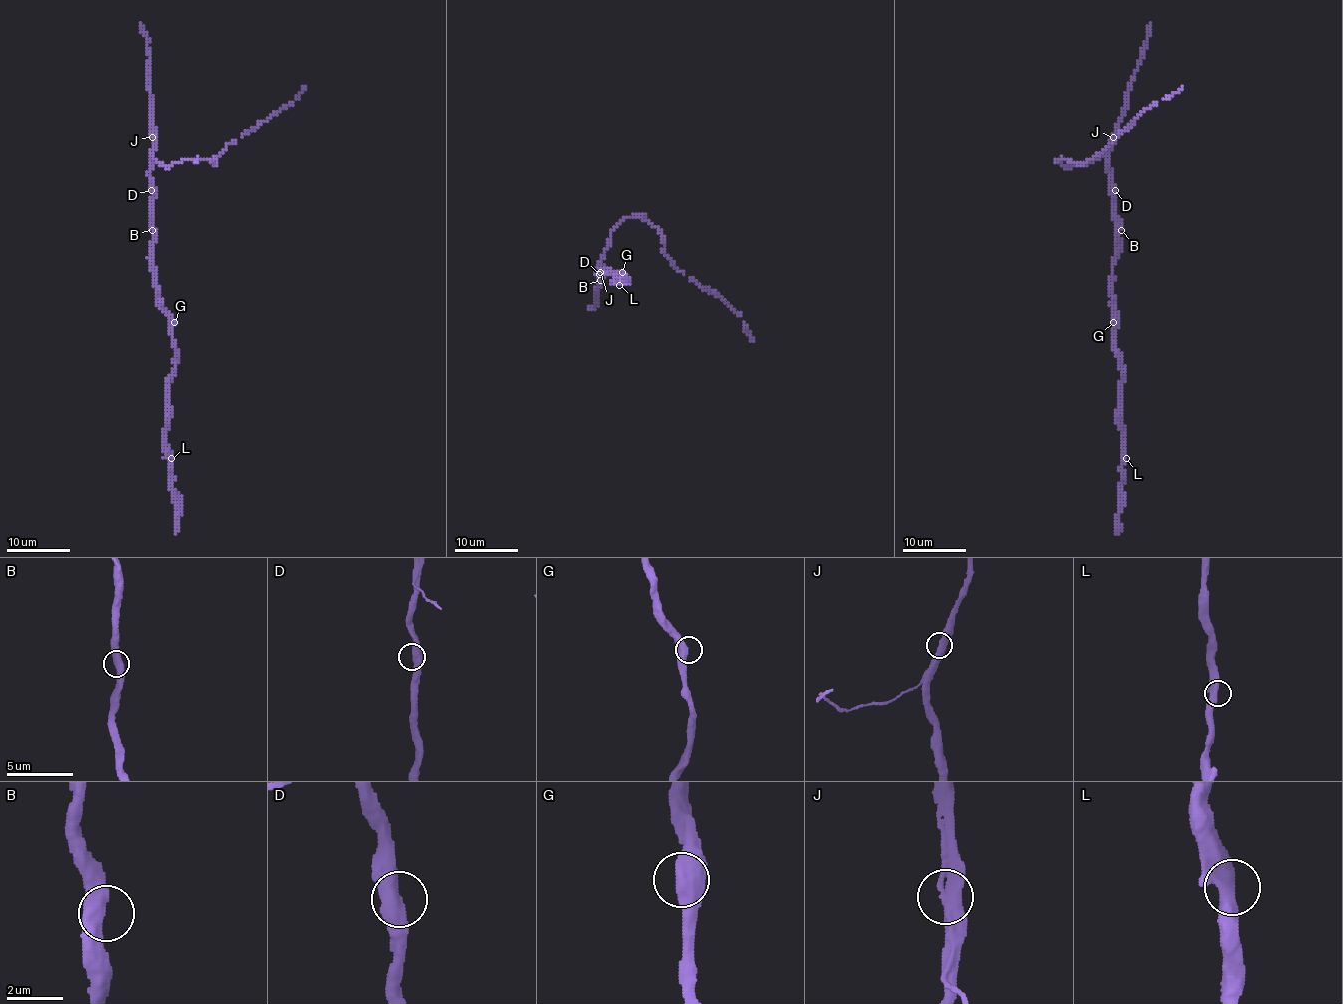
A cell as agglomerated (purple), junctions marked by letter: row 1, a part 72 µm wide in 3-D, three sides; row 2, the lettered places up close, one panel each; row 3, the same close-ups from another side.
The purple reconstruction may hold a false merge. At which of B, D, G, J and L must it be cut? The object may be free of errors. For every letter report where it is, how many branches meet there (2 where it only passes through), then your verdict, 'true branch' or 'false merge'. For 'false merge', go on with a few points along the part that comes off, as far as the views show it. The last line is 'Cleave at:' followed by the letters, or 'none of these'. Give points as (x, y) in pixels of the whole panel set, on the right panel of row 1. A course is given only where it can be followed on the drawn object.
B: place (1121, 230); branches 2; true branch
D: place (1115, 190); branches 2; true branch
G: place (1113, 322); branches 2; true branch
J: place (1113, 137); branches 2; true branch
L: place (1126, 458); branches 2; true branch
Cleave at: none of these

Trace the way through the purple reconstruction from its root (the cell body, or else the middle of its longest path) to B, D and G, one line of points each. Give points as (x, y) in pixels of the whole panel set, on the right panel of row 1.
B: (1113, 212), (1113, 219), (1121, 230)
D: (1113, 212), (1115, 190)
G: (1113, 212), (1118, 246), (1111, 285), (1113, 322)

